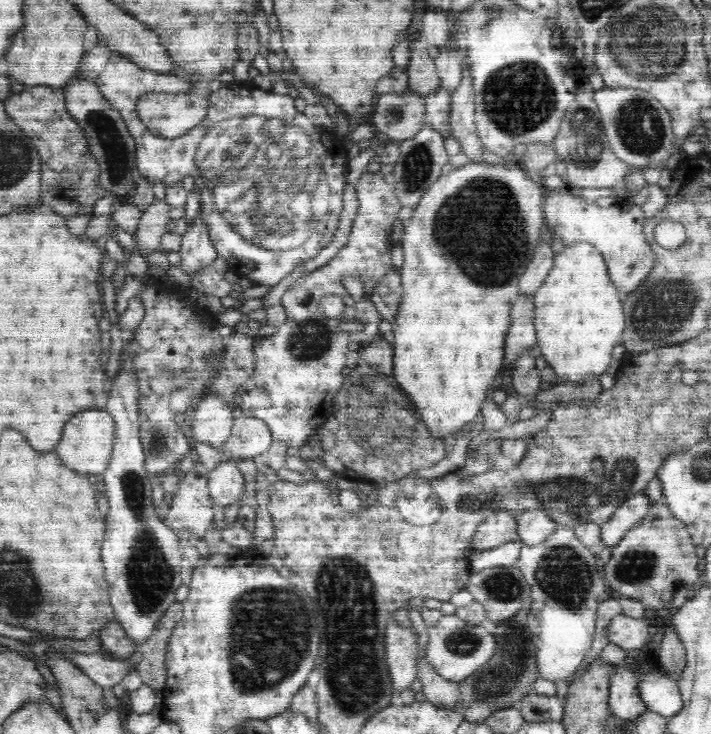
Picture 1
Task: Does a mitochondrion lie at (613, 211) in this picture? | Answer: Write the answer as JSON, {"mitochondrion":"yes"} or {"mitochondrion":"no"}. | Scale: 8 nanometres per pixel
{"mitochondrion":"no"}

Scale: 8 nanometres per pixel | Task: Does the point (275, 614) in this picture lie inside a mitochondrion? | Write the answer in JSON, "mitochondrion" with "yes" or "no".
{"mitochondrion":"yes"}

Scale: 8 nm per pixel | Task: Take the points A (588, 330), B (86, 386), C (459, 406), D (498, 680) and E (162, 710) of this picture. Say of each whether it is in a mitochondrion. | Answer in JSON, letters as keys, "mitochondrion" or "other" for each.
{"A":"other","B":"other","C":"other","D":"mitochondrion","E":"other"}

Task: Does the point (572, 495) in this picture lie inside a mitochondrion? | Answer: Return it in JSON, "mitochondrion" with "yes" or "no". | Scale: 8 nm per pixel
{"mitochondrion":"yes"}

